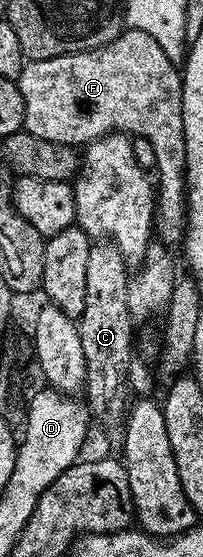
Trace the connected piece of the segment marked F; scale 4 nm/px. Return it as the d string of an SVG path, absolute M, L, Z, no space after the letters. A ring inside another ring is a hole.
M124 28L117 39L96 49L57 55L53 59L27 61L18 79L25 99L23 129L37 139L58 145L83 147L106 133L118 131L136 138L144 137L155 152L159 181L167 185L157 193L157 241L160 245L179 247L187 228L187 156L185 155L185 119L183 118L183 75L180 66L149 35L140 29Z

